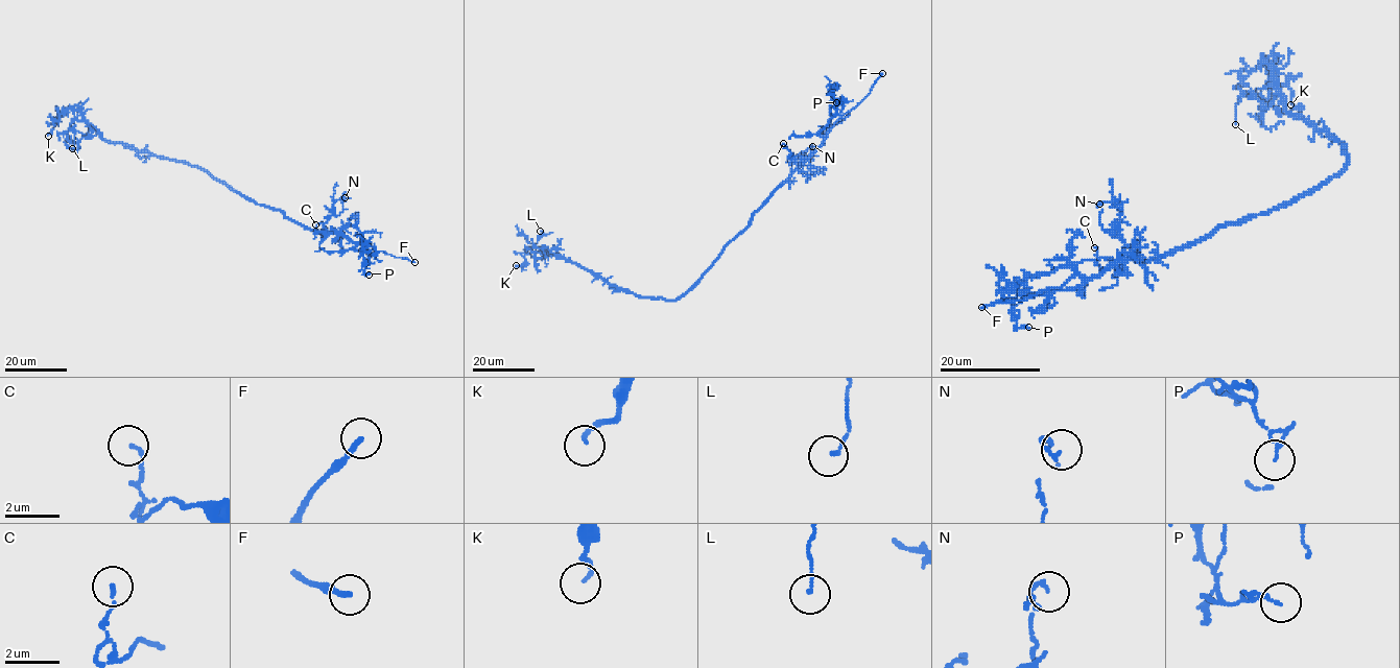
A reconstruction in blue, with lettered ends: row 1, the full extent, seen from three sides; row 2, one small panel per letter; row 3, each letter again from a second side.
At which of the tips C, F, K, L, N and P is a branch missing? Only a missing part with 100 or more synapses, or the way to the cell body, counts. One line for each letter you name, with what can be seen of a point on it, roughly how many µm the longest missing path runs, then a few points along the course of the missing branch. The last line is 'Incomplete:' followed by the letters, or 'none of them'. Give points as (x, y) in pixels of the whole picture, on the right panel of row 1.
F: Place: (981, 307). Missing length about 45 µm
Incomplete: F

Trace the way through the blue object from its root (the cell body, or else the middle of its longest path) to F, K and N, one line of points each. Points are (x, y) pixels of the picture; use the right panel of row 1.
F: (1296, 197), (1217, 227), (1166, 254), (1118, 259), (1097, 276), (1072, 276), (1061, 287), (981, 307)
K: (1296, 197), (1335, 176), (1347, 158), (1327, 130), (1286, 110), (1262, 58), (1274, 81), (1290, 89), (1290, 104)
N: (1296, 197), (1148, 259), (1115, 231), (1121, 209), (1112, 201), (1099, 204)

